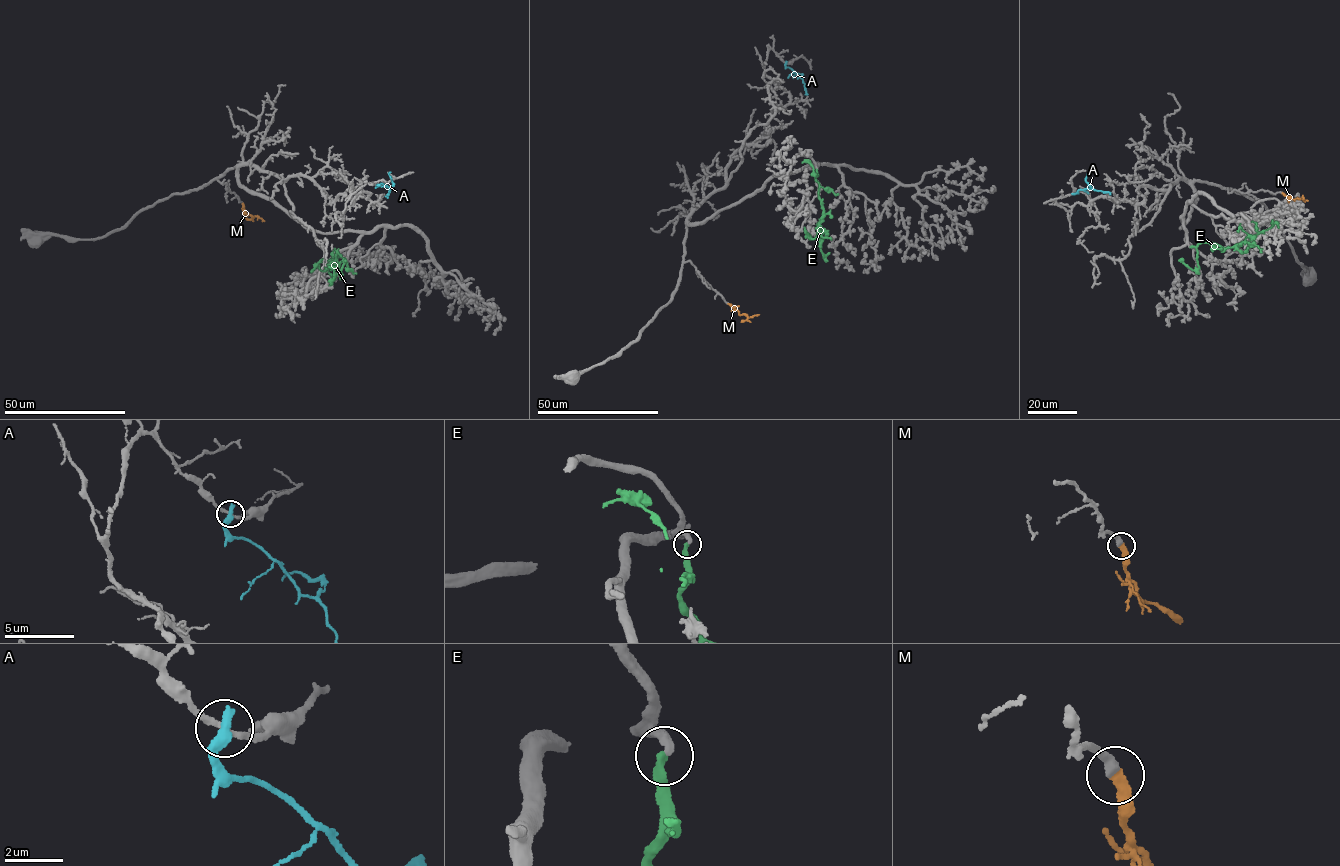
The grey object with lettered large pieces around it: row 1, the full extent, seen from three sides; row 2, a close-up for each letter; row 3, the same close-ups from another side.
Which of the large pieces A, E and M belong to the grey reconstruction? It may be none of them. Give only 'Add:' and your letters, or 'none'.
Add: M

